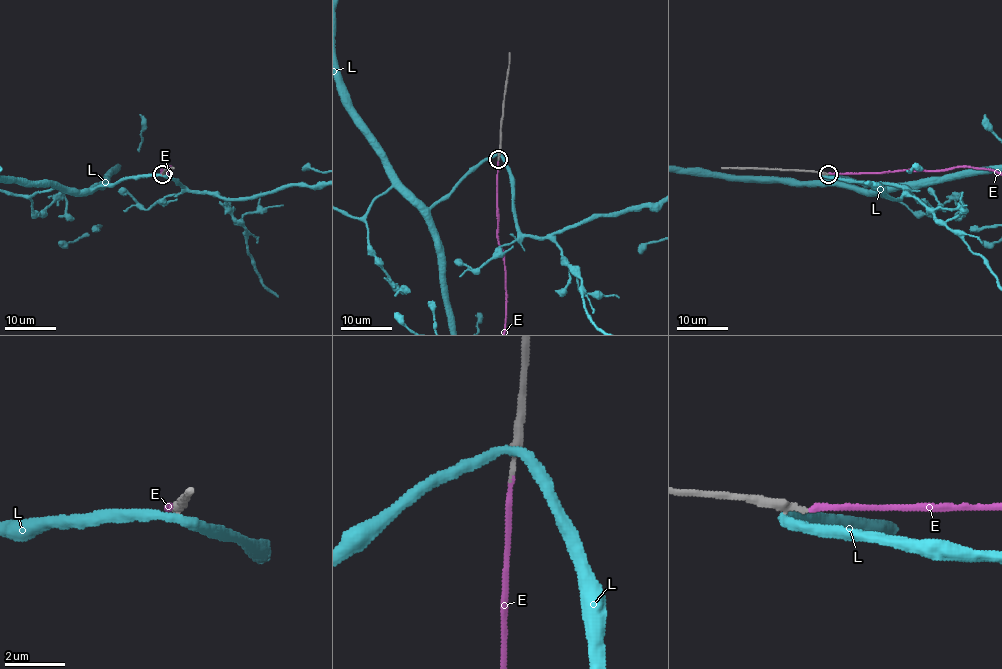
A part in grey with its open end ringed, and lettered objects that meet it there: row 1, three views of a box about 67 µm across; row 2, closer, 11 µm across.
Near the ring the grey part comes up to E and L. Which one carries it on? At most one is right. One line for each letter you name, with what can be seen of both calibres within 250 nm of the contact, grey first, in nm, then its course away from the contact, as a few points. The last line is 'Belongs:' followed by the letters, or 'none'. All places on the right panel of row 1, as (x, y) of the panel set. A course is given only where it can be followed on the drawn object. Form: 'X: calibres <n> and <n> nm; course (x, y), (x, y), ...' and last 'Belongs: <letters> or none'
E: calibres 180 and 180 nm
Belongs: E

